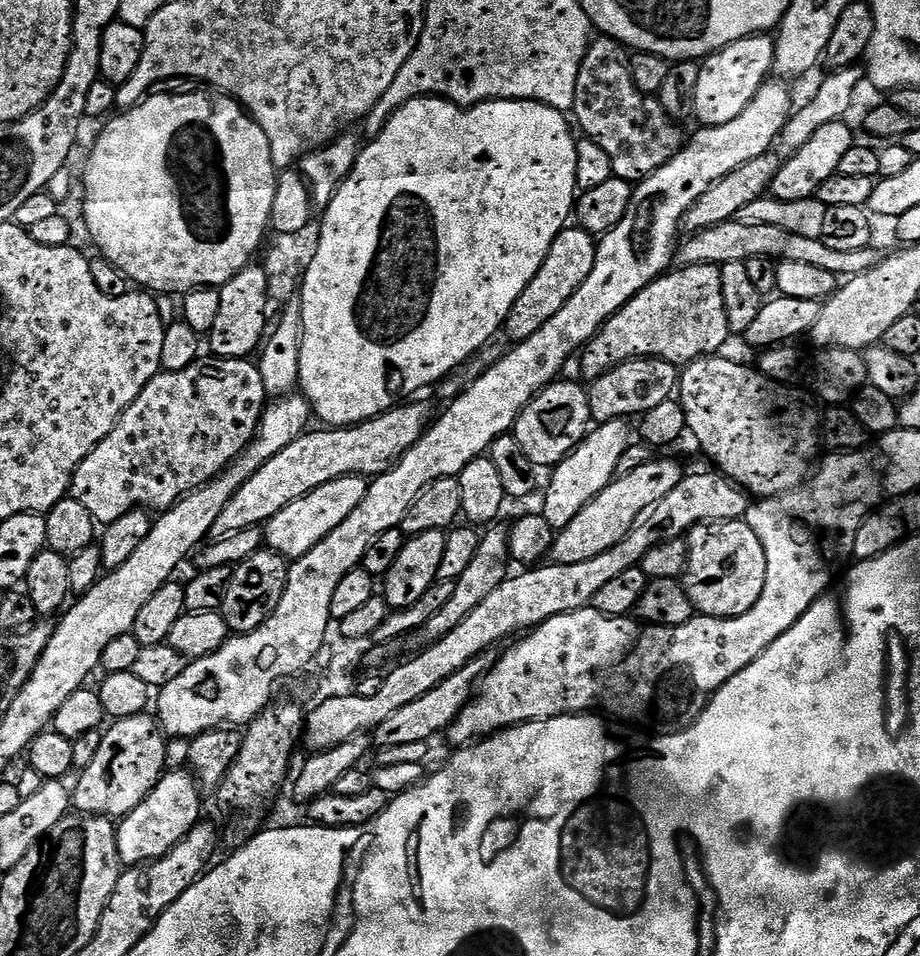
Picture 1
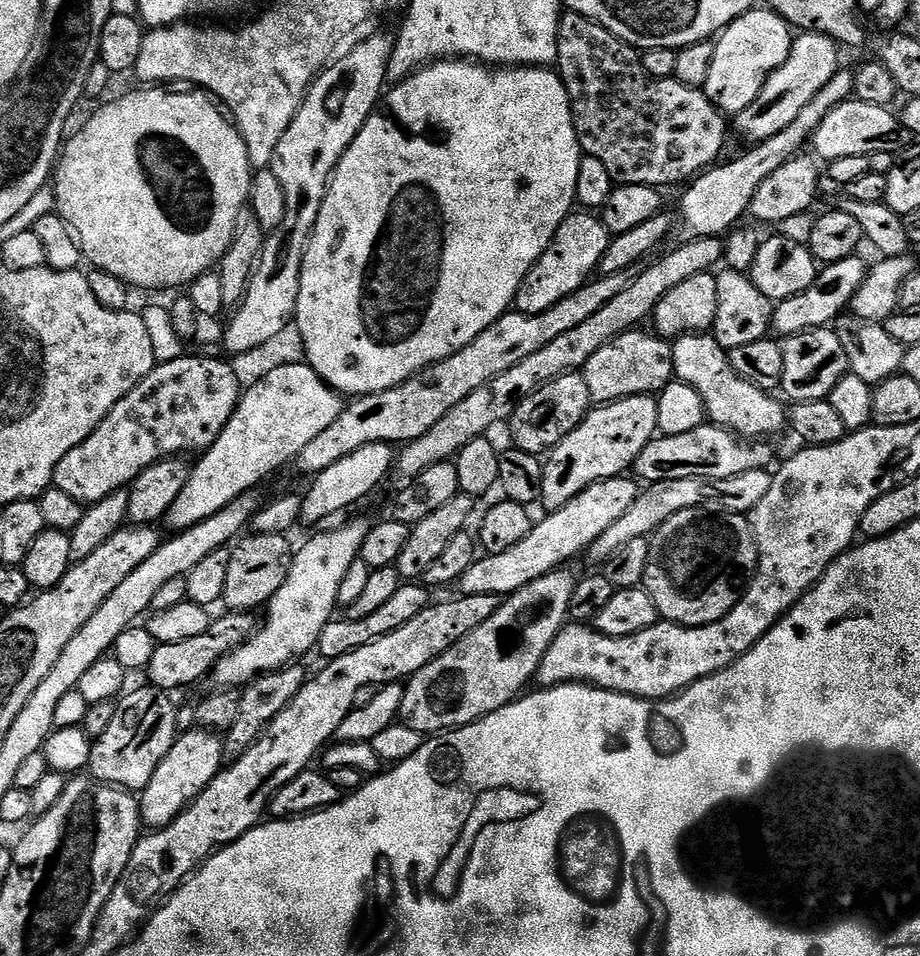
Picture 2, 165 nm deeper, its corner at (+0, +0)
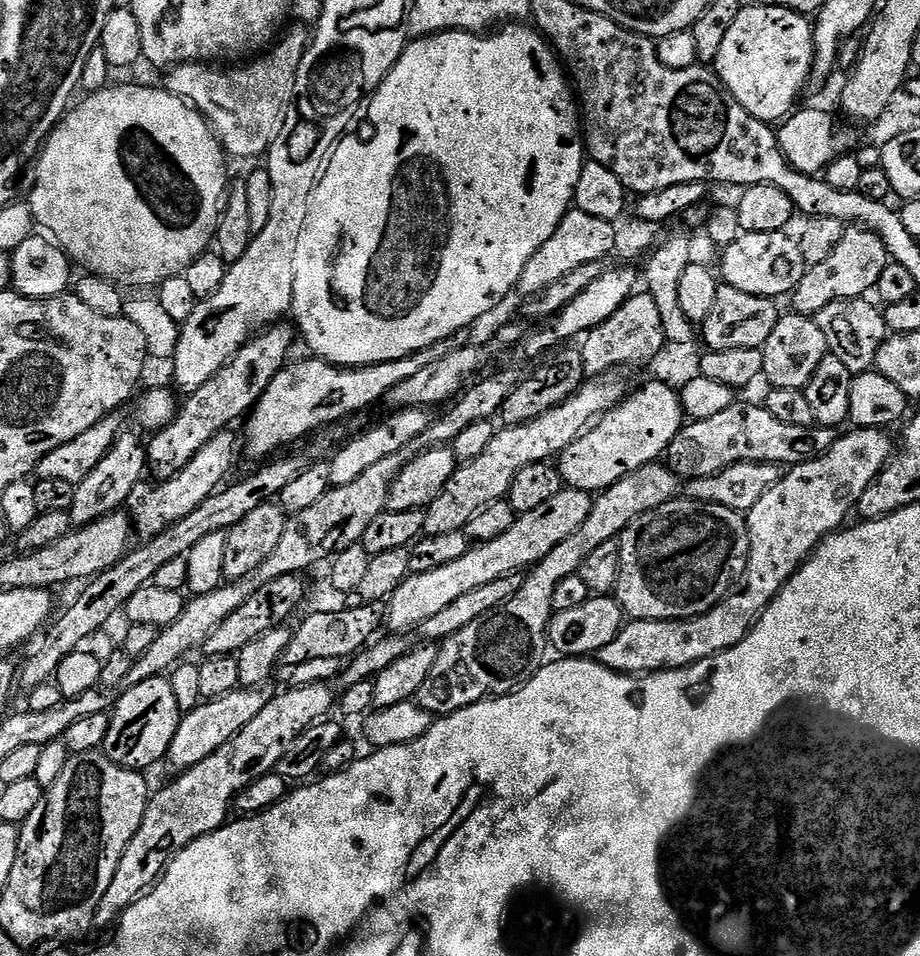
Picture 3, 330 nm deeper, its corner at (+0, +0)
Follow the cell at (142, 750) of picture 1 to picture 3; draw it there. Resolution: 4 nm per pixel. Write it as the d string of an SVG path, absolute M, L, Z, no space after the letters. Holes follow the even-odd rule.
M157 678L138 682L138 686L124 688L119 693L110 713L110 730L106 734L102 749L104 755L110 758L110 762L114 762L123 768L145 770L144 768L152 768L159 760L161 763L167 757L170 742L174 742L174 734L180 725L182 707L180 708L180 700L176 697L175 690L166 681L167 679Z

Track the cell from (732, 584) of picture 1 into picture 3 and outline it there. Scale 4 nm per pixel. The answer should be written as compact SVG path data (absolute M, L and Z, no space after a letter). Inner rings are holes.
M687 498L671 500L654 510L650 510L646 514L642 514L626 531L620 533L618 539L622 555L620 558L620 573L618 574L614 595L620 605L624 607L625 615L632 620L689 620L692 616L706 614L715 604L721 604L733 589L745 579L748 571L748 555L752 549L745 513L736 512L734 509L727 508L726 506L718 506L710 502Z

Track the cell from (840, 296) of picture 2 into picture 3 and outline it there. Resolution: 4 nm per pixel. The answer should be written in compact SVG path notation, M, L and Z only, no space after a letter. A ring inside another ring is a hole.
M849 227L838 244L838 250L834 250L826 262L818 262L805 271L802 282L790 296L790 301L796 307L793 309L801 316L815 317L823 313L826 306L836 304L839 300L867 297L875 289L878 278L882 278L882 270L886 270L889 263L888 250L879 233L869 228Z

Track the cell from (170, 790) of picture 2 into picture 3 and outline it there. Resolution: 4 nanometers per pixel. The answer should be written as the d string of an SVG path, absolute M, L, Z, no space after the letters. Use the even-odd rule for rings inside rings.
M268 686L244 688L230 694L222 694L222 698L197 703L197 708L192 708L189 712L187 709L181 715L174 742L170 742L168 747L166 764L176 768L177 773L182 773L188 768L198 766L198 762L210 758L210 754L214 754L218 746L226 746L226 742L230 742L230 738L234 738L234 734L238 734L242 726L247 726L272 701L274 692L270 689Z

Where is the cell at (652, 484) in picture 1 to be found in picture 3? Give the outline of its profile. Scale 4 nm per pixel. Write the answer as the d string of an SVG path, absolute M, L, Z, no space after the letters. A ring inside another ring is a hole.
M566 486L543 506L538 506L538 510L519 513L514 526L510 526L506 534L485 544L476 544L469 552L462 554L458 562L450 562L450 566L441 566L439 570L430 570L426 574L409 575L387 601L387 627L396 634L411 633L411 628L412 631L419 629L420 625L434 618L434 614L450 606L450 602L462 598L462 594L478 590L478 586L498 582L498 578L514 576L531 569L544 560L546 554L558 546L558 542L566 542L566 538L570 538L570 534L574 534L574 530L578 530L586 518L590 518L593 503L589 493Z

